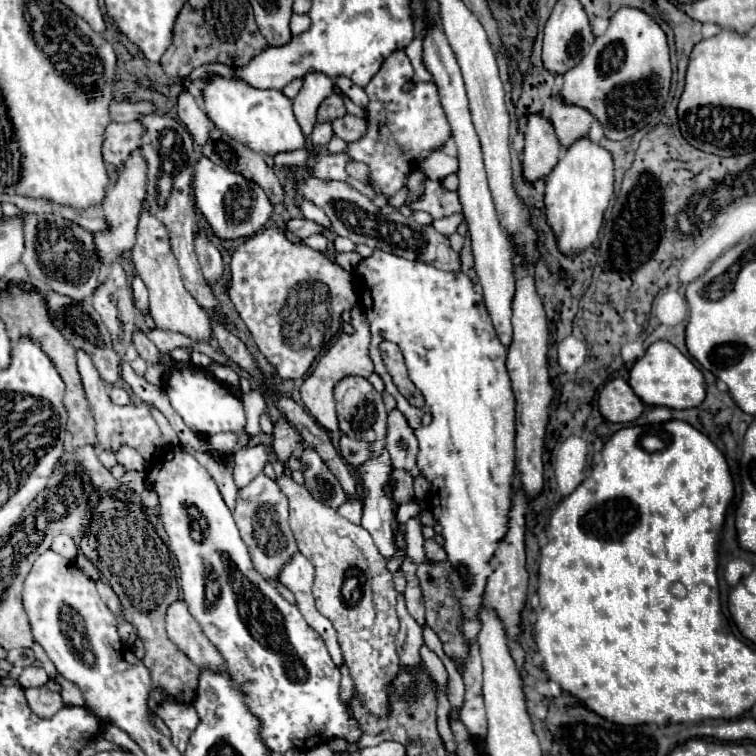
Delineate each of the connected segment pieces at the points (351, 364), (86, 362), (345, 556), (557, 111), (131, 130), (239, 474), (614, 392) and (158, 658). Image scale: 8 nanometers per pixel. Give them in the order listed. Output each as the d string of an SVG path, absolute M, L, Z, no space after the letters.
M352 309L352 327L354 333L346 335L340 333L334 343L328 347L328 351L320 357L320 361L316 363L316 369L304 379L302 387L300 387L300 395L304 405L308 407L310 415L328 431L338 431L338 417L336 417L336 399L334 399L334 387L336 383L340 383L340 379L344 377L370 377L374 373L374 365L368 357L368 347L370 347L370 329L368 329L368 321L366 315L362 313L362 309Z
M78 349L76 351L76 359L78 359L78 373L82 377L84 383L84 391L86 397L90 401L94 419L96 419L96 433L98 433L98 443L96 449L112 449L118 451L118 447L122 443L128 443L130 447L134 447L136 451L140 451L146 459L156 457L156 453L160 451L160 429L150 413L150 407L146 403L142 405L126 405L126 407L118 407L110 401L108 393L106 393L106 383L100 379L96 367L92 367L92 359L88 359L88 353Z
M282 473L276 479L276 483L282 489L282 493L288 497L288 503L290 503L290 527L294 531L298 551L306 559L310 559L310 563L316 569L316 577L314 577L316 607L324 617L328 617L332 621L334 629L338 631L338 643L344 651L344 659L350 667L350 673L354 677L354 687L356 687L364 707L370 713L386 715L388 713L386 685L398 675L398 669L400 669L400 659L396 655L396 645L394 645L396 631L400 629L400 623L396 619L398 591L394 585L394 577L388 571L388 561L380 555L380 551L376 551L372 537L368 535L368 531L364 531L362 525L350 523L348 519L340 517L334 509L324 507L324 503L312 499L312 495L308 495L308 489L304 485L298 485L288 473Z
M560 99L552 101L550 123L564 149L568 149L572 143L576 143L576 139L582 139L584 135L588 135L592 121L594 121L594 117L586 109L566 105Z
M110 123L104 131L104 143L102 143L102 155L104 163L112 163L114 167L120 167L132 151L140 147L142 139L142 125L132 123Z
M260 443L254 449L238 449L234 455L234 483L236 487L246 487L258 473L262 473L268 463L270 445Z
M624 379L608 381L598 393L598 411L610 423L630 423L640 417L644 405Z
M102 495L98 499L98 503L94 505L94 509L92 509L92 521L88 523L88 531L84 531L78 547L98 567L98 571L102 573L102 577L110 583L110 587L114 589L114 593L120 597L122 613L124 613L126 621L132 623L132 627L138 633L138 639L144 645L146 655L144 655L142 663L148 667L148 671L152 675L154 687L156 689L162 689L164 693L168 693L178 703L192 701L194 689L198 685L198 671L200 669L166 637L164 615L166 615L168 605L178 599L178 583L174 581L174 573L170 569L170 553L168 553L168 547L162 541L162 537L158 535L156 527L146 517L144 509L138 507L136 503L122 501L122 499L114 497L114 495Z

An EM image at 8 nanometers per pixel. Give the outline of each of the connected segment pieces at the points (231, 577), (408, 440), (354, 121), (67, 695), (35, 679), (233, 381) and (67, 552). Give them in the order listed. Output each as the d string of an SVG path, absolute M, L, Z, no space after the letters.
M178 445L164 447L158 455L180 455L164 457L156 469L148 469L146 481L152 479L152 489L160 497L160 517L168 533L168 547L178 559L182 599L188 603L190 613L200 623L202 631L222 653L226 669L232 679L246 693L246 703L262 723L264 743L278 753L288 749L310 751L320 743L328 743L336 737L346 743L358 743L362 731L356 719L350 715L348 705L340 697L340 669L332 661L322 637L306 623L296 605L288 603L272 583L256 573L252 567L246 545L238 533L230 509L226 507L216 481L210 473Z
M394 409L388 413L388 435L386 435L386 451L390 455L392 469L404 469L412 477L420 473L416 455L418 455L418 441L406 423L404 415Z
M346 113L342 119L334 119L332 121L332 129L334 129L334 135L344 139L346 143L354 143L356 139L360 139L366 131L366 119L360 119L360 117L354 117L350 113Z
M56 675L54 679L62 685L62 699L66 705L84 705L84 697L80 695L80 687L76 687L76 683L66 681L60 675Z
M30 665L22 671L22 675L18 677L18 683L28 689L28 687L42 687L48 681L48 675L44 673L44 669L40 665Z
M210 365L208 371L223 383L240 390L240 377L231 366Z
M56 535L56 539L52 541L52 547L54 551L62 553L66 559L74 559L78 555L78 547L70 535Z

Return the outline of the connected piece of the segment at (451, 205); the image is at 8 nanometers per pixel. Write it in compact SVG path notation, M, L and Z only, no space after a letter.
M432 181L426 187L422 199L414 201L414 207L412 209L426 211L434 219L446 217L446 215L454 215L454 213L462 213L462 205L458 201L458 195L452 193L452 191L442 189L440 183L432 183Z

